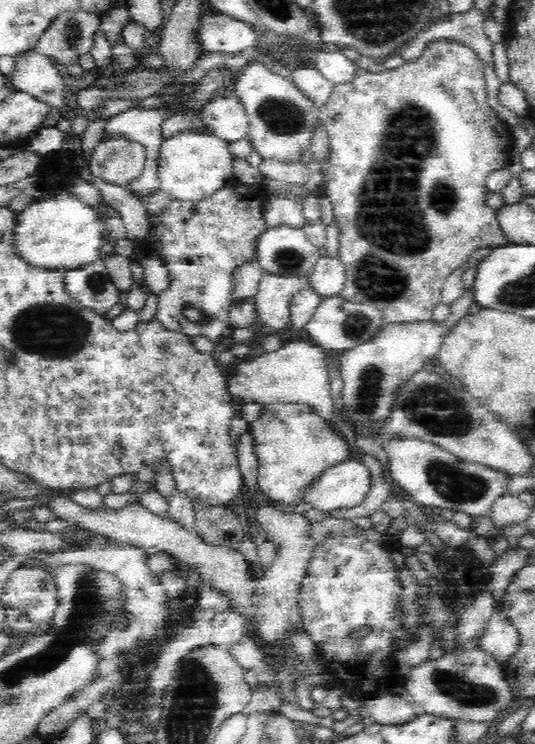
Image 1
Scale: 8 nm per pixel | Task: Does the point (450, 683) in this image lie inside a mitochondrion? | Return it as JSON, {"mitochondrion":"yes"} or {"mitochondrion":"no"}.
{"mitochondrion":"yes"}

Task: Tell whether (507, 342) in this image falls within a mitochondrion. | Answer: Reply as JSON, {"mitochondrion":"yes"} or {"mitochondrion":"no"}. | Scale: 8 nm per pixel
{"mitochondrion":"no"}

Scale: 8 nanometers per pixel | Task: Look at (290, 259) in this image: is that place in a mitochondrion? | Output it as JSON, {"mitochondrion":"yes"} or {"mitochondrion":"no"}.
{"mitochondrion":"yes"}

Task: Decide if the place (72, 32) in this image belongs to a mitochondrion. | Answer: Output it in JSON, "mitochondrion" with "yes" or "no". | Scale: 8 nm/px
{"mitochondrion":"yes"}

